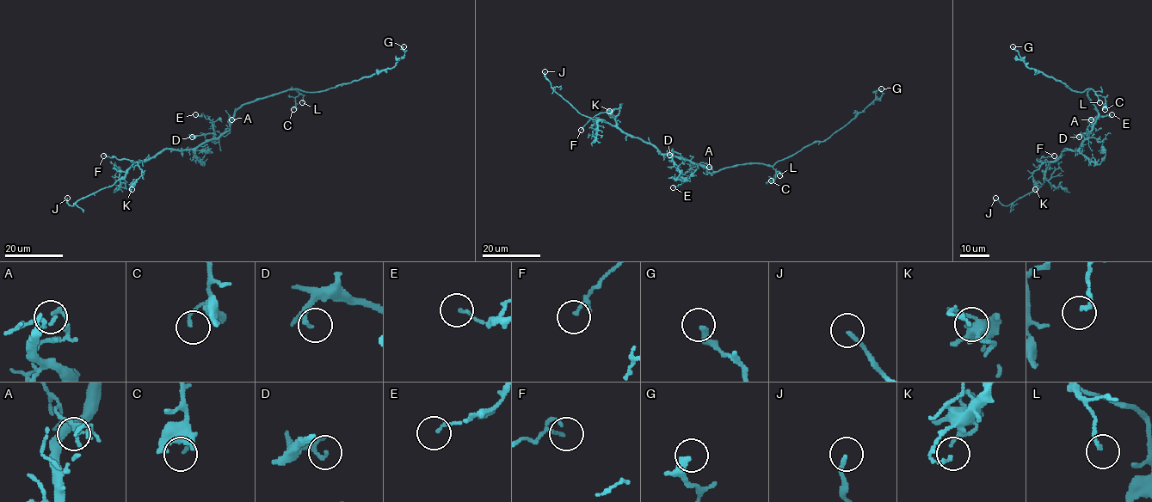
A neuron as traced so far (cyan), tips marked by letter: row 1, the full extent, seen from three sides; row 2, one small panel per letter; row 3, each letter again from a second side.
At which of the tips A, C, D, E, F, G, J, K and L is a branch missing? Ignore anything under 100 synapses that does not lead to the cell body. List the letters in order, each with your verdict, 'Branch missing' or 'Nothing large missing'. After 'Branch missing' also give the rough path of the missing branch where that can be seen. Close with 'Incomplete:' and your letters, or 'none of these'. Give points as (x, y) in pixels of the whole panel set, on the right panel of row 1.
A: Nothing large missing
C: Nothing large missing
D: Nothing large missing
E: Nothing large missing
F: Nothing large missing
G: Nothing large missing
J: Branch missing. Course of what is missing: (995, 198), (994, 193), (991, 201), (995, 205), (1019, 205)
K: Nothing large missing
L: Nothing large missing
Incomplete: J

